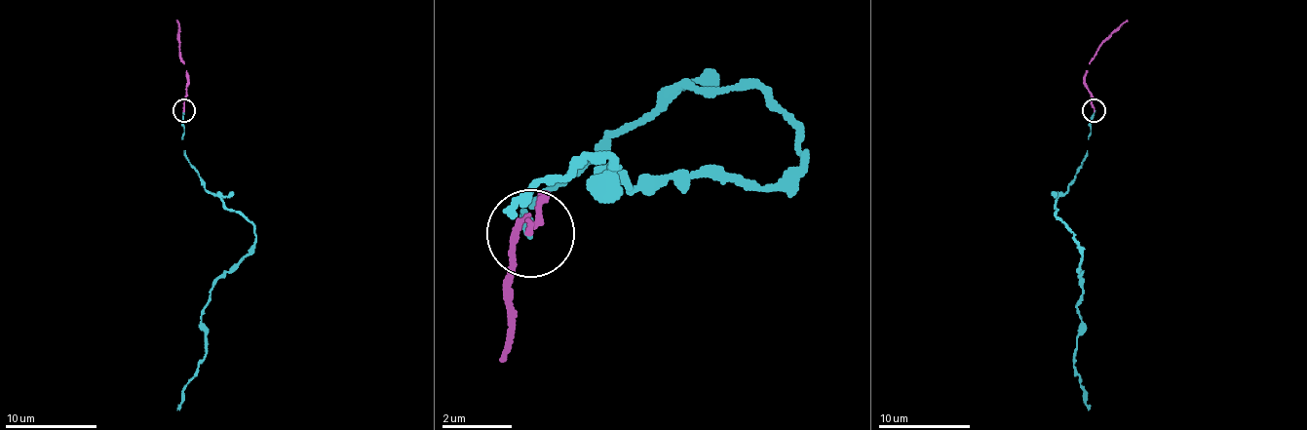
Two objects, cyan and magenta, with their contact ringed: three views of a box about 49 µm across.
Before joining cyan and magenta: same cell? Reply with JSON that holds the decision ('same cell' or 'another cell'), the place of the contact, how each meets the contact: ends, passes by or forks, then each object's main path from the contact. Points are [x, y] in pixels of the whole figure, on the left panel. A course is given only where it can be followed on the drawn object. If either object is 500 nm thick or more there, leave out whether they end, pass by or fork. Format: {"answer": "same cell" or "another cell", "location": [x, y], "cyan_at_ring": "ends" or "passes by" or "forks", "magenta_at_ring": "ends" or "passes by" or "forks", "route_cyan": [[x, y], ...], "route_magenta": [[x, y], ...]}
{"answer": "same cell", "location": [184, 110], "cyan_at_ring": "ends", "magenta_at_ring": "ends", "route_cyan": [[184, 111], [184, 157], [205, 189], [253, 225], [255, 246], [210, 292], [201, 317], [203, 360], [177, 410]], "route_magenta": [[184, 111], [187, 72], [175, 19]]}

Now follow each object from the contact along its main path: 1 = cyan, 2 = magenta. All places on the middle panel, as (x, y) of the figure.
1: (532, 235), (681, 86), (795, 121), (778, 182), (629, 191), (585, 156), (506, 209)
2: (532, 235), (541, 200), (515, 244), (497, 358)

